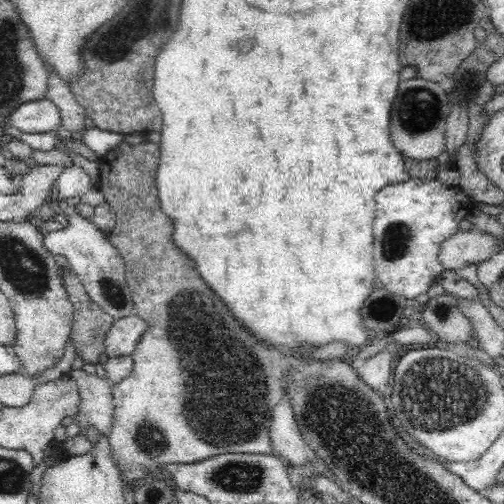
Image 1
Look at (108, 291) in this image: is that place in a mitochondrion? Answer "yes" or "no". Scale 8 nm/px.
yes

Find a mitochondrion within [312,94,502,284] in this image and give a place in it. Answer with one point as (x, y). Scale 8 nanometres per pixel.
(396, 238)

